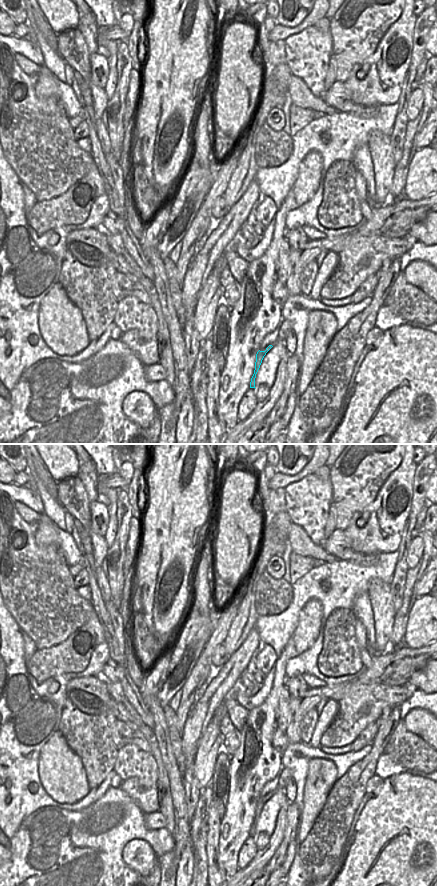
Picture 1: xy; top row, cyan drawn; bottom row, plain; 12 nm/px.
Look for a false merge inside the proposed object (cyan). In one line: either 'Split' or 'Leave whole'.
Leave whole.

